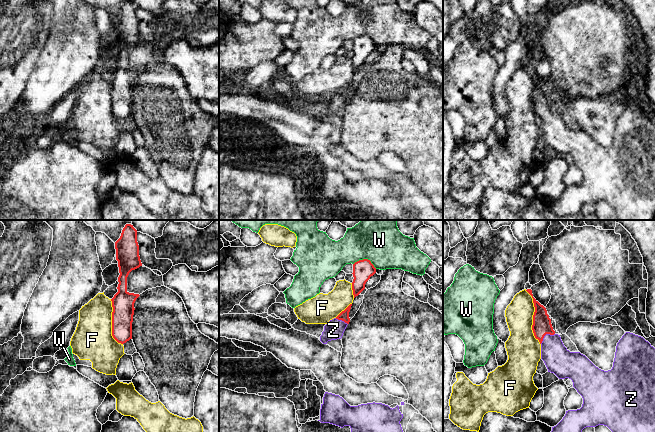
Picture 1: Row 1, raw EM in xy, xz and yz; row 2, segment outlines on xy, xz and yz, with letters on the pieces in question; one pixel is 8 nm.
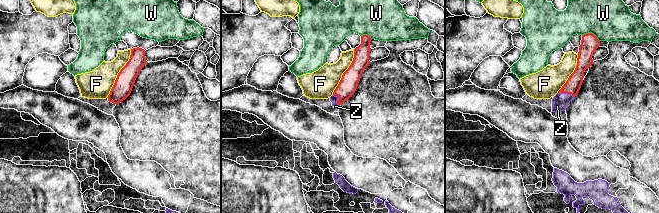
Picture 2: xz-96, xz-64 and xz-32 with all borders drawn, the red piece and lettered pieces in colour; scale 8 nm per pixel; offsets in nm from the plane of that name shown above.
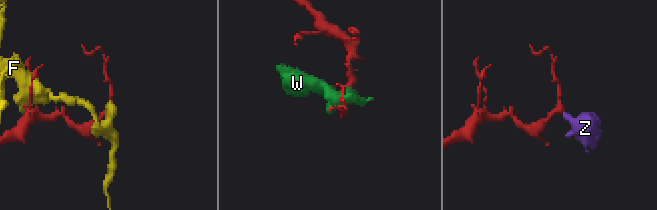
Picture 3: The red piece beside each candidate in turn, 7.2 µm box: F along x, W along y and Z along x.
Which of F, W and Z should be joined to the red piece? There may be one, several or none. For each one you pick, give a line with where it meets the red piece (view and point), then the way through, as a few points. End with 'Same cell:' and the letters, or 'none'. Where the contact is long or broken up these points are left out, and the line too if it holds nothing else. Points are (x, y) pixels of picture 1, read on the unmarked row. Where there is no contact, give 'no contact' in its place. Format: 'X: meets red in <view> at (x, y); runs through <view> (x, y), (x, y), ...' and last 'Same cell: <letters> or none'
Z: meets red in yz at (545, 110); runs through yz (542, 101), (545, 110), (558, 136)
Same cell: Z

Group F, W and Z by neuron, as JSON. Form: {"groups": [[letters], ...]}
{"groups": [["F"], ["W"], ["Z"]]}

